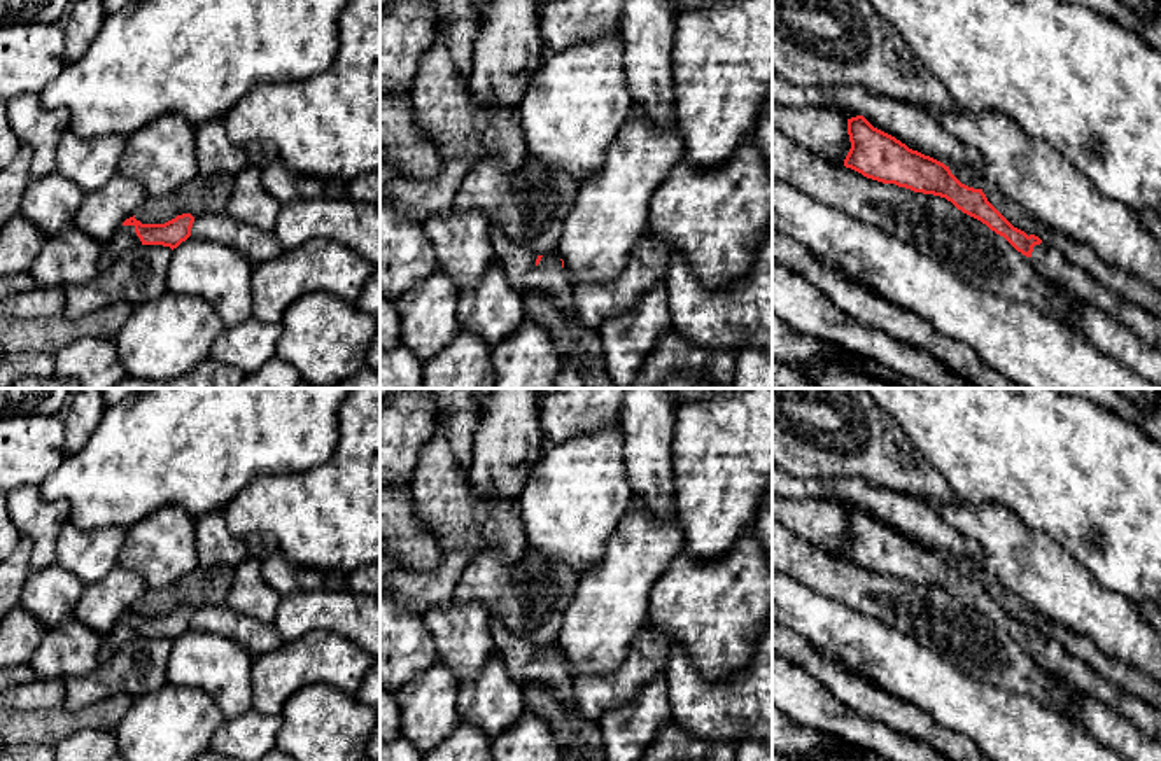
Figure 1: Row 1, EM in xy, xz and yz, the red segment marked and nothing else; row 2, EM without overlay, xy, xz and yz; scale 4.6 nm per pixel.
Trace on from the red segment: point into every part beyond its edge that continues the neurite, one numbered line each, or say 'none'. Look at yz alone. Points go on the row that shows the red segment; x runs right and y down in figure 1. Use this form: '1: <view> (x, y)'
1: yz (1046, 259)

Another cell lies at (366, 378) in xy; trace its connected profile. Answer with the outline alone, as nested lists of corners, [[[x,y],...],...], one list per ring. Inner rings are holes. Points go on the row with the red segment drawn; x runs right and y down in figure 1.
[[[364,367],[352,378],[343,380],[341,383],[327,388],[380,388],[380,373]]]

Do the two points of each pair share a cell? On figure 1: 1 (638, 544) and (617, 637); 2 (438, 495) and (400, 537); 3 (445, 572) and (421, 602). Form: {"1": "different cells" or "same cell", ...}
{"1": "same cell", "2": "different cells", "3": "same cell"}

